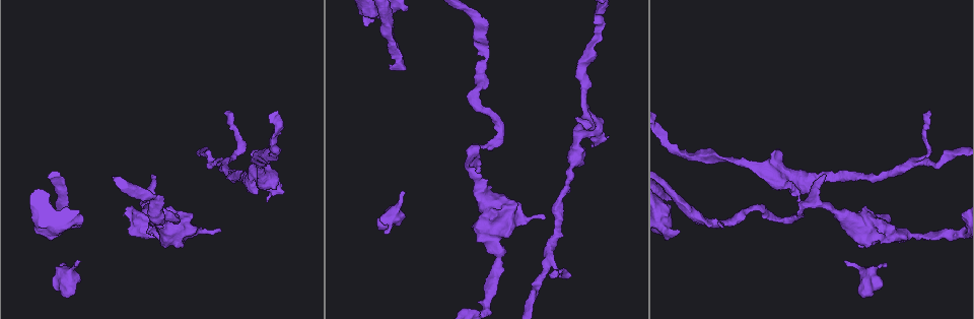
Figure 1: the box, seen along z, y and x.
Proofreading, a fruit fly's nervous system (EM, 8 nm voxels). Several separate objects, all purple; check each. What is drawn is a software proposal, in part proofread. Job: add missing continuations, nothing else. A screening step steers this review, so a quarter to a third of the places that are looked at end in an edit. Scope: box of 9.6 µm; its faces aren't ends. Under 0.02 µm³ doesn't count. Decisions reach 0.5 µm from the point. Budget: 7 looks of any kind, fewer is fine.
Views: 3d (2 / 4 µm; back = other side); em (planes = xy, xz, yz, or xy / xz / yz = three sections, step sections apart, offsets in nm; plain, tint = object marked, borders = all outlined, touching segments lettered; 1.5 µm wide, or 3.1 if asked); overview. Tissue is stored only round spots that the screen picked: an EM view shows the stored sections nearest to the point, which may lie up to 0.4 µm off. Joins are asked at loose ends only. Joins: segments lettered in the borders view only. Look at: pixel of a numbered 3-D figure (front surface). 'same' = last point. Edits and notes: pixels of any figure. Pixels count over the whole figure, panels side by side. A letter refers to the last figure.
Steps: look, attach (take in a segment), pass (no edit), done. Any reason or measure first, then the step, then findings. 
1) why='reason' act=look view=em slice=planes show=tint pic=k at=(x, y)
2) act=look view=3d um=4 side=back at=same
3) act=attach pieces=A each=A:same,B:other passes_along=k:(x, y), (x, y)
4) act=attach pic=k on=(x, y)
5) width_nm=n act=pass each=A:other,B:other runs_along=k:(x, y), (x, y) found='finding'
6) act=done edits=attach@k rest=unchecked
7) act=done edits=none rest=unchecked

why='free end' act=look view=3d um=4 pic=1 at=(592, 146)

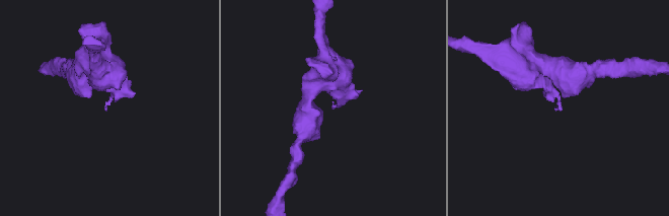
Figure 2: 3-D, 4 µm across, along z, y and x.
why='need the tissue' act=look view=em slice=planes show=borders pic=2 at=(332, 108)

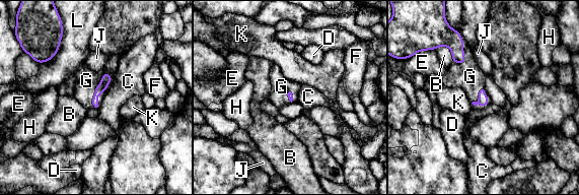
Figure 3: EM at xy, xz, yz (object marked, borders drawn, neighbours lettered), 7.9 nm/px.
act=attach pieces=G each=B:other,C:other,D:other,E:other,F:other,G:same,H:other,J:other,K:other,L:other passes_along=3:(105, 77), (94, 90), (86, 80) found='it goes on there'

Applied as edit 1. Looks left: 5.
why='free end' act=look view=em slice=planes show=borders pic=1 at=(474, 231)

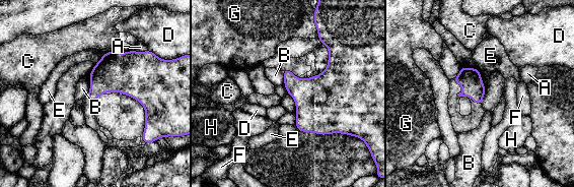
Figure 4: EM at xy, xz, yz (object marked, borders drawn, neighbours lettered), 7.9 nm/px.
act=pass each=A:other,B:other,C:other,D:other,E:other,F:other,G:other,H:other found='none of them fits'

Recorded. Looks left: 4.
why='branch stops here' act=look view=em slice=xz step=8 show=tint pic=1 at=(152, 174)

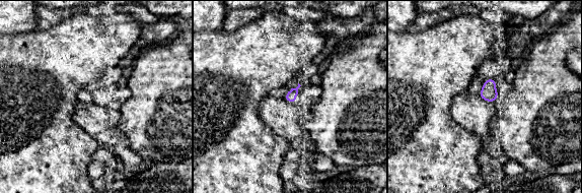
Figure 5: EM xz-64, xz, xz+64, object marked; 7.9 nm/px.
why='another direction' act=look view=em slice=planes show=borders at=same

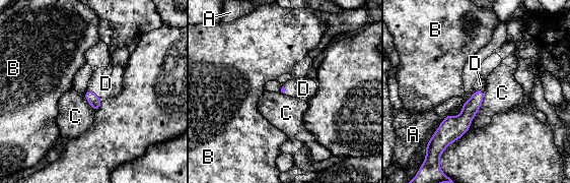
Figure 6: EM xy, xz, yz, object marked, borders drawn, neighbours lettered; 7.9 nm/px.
act=attach pieces=D each=A:other,B:other,C:other,D:same found='the cell continues'

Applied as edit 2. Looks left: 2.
act=done edits=attach@3,attach@6 rest=unchecked

